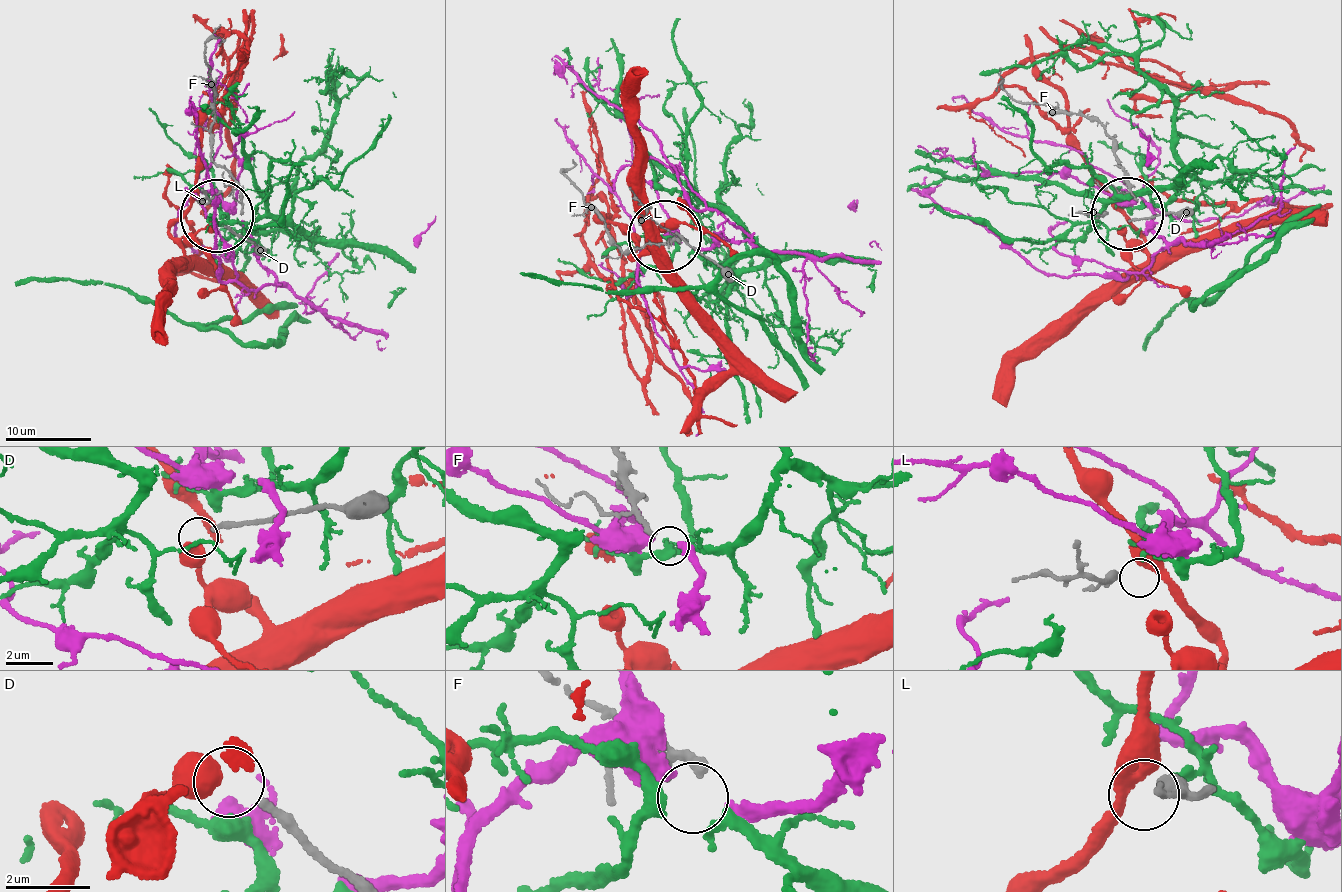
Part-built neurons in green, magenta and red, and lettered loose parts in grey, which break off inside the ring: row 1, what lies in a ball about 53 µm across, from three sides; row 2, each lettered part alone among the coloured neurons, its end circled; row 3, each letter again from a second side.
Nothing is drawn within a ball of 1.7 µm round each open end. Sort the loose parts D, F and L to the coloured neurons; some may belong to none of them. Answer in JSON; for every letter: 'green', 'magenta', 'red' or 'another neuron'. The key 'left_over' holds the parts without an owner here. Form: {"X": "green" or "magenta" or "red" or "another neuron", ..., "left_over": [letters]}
{"D": "red", "F": "green", "L": "another neuron", "left_over": ["L"]}

